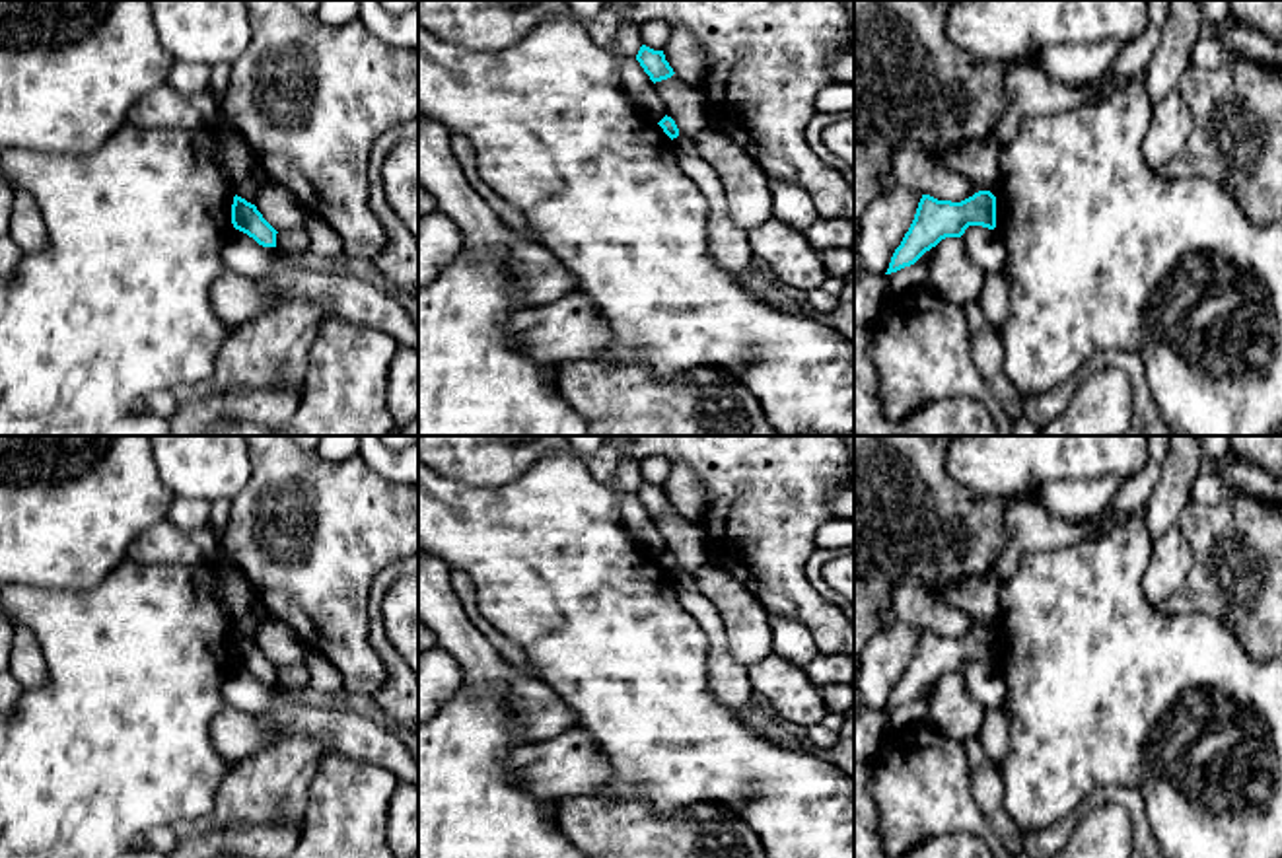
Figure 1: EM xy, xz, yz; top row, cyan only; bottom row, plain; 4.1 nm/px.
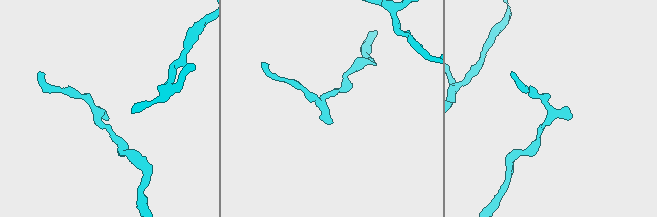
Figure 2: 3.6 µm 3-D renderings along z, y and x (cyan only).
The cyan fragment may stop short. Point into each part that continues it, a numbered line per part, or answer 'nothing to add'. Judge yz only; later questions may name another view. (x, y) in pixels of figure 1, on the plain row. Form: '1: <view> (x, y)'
nothing to add

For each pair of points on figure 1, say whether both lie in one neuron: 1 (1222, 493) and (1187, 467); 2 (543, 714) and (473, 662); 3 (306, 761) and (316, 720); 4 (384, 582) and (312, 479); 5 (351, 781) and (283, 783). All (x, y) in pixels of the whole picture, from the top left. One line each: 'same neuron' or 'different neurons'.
1: different neurons
2: same neuron
3: different neurons
4: different neurons
5: different neurons

